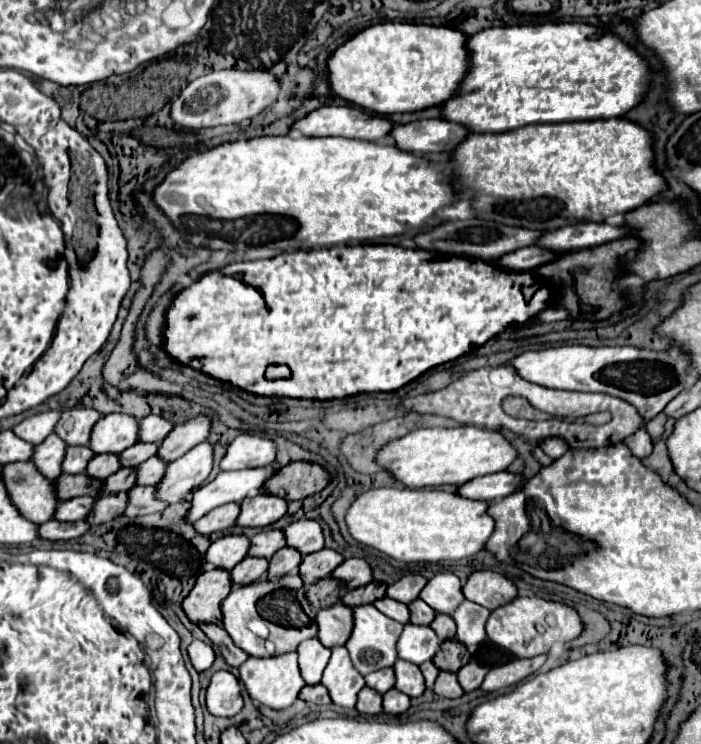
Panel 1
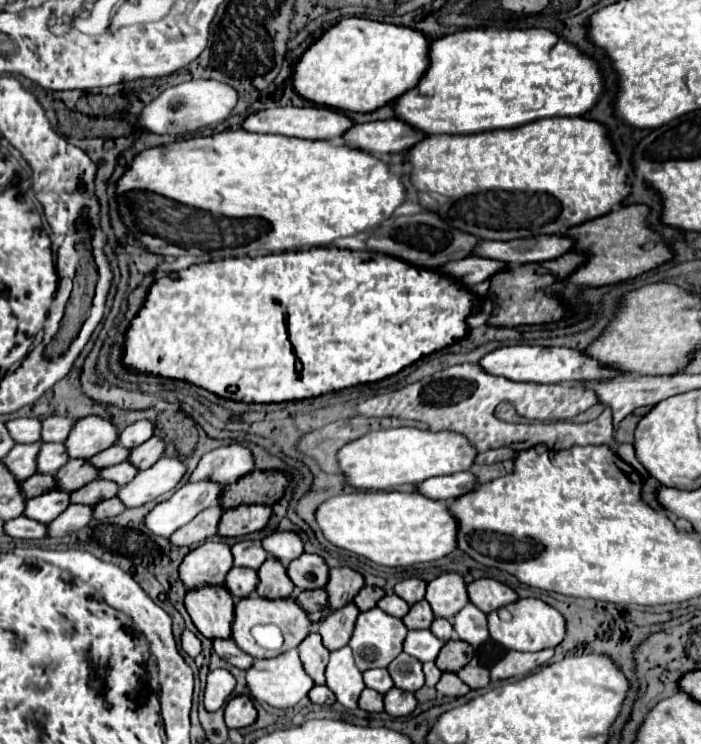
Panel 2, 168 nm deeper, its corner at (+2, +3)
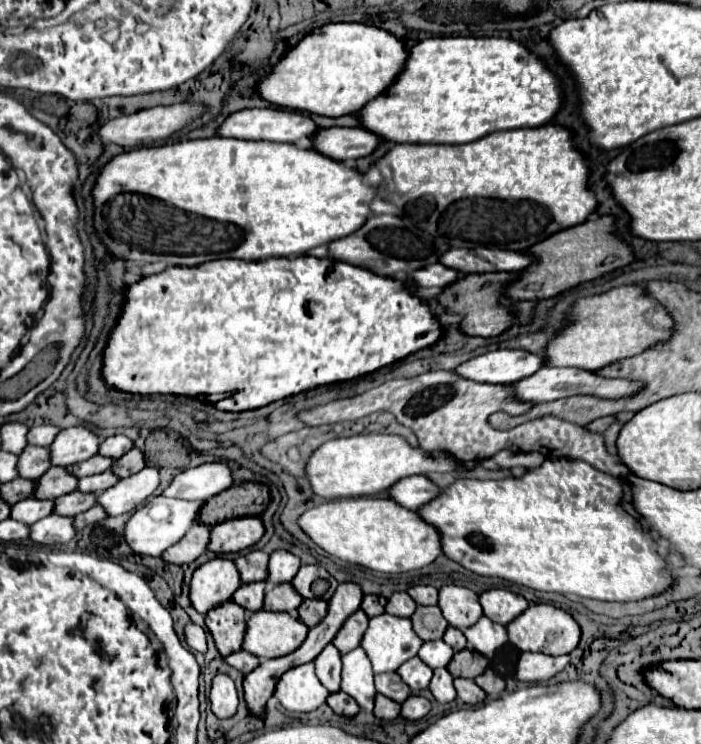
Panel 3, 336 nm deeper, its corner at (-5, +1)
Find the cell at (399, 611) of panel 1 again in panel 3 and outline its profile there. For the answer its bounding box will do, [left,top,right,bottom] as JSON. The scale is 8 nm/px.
[385,592,417,618]

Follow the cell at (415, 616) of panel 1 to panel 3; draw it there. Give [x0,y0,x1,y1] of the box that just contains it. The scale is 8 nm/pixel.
[411,606,447,642]

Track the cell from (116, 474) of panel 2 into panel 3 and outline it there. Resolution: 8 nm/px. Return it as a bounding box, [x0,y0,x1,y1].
[77,470,115,494]

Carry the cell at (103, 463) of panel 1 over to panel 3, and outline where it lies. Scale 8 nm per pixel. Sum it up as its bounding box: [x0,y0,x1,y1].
[33,468,77,500]

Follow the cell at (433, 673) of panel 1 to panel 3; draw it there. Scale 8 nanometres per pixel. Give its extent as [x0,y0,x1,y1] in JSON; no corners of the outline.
[429,668,455,704]

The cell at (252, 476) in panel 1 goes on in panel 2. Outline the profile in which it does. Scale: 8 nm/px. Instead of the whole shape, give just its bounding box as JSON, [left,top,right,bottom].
[146,480,222,536]

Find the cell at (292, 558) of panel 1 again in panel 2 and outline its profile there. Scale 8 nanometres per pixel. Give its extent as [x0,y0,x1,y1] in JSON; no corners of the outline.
[256,558,292,598]

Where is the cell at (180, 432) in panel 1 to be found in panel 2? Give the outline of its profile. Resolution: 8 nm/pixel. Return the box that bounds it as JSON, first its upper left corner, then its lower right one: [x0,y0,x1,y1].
[130,436,166,470]

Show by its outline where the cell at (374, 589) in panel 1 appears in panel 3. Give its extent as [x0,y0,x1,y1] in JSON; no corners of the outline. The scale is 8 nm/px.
[361,594,387,618]

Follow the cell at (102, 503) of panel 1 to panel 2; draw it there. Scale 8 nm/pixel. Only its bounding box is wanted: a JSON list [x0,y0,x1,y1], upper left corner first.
[48,504,94,536]

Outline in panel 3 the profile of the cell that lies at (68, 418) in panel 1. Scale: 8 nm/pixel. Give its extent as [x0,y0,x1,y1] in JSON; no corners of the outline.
[27,426,57,446]

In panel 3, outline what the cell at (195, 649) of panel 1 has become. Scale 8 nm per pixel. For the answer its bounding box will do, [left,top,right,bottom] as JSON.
[185,622,207,652]

